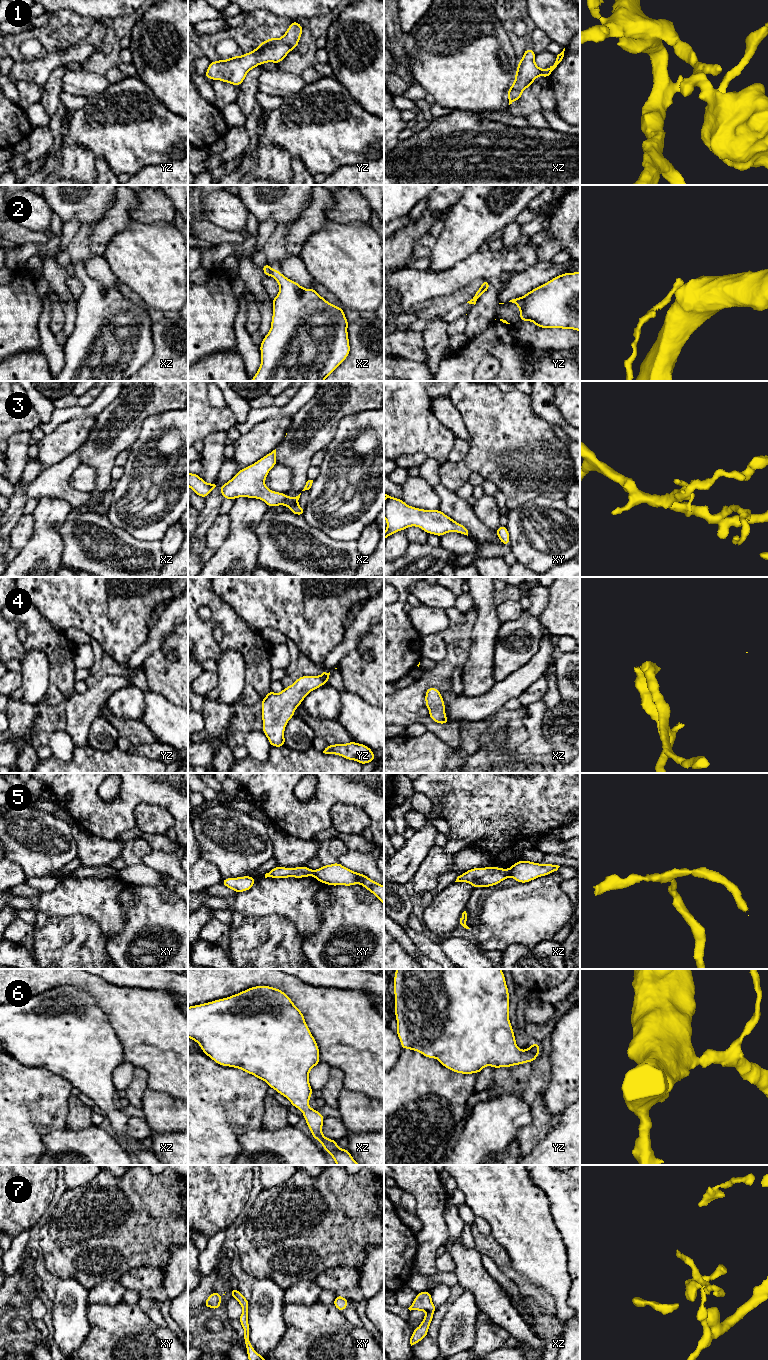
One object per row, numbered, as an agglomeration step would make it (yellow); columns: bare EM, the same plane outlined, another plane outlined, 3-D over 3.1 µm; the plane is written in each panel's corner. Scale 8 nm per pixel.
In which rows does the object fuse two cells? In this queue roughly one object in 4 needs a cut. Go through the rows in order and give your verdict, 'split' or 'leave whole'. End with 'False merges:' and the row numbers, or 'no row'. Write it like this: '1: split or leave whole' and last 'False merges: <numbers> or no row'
1: leave whole
2: split
3: leave whole
4: leave whole
5: split
6: leave whole
7: split
False merges: 2, 5, 7

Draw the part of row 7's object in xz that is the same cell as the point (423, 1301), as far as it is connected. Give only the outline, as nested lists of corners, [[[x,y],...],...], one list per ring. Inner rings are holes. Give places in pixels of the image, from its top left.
[[[423,1291],[417,1293],[413,1303],[408,1309],[410,1311],[417,1310],[417,1311],[426,1311],[426,1312],[434,1313],[437,1307],[435,1307],[432,1302],[431,1293],[429,1293],[428,1291]]]

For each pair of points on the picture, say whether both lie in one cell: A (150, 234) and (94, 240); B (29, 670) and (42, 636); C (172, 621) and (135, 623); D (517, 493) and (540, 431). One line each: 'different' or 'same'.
A: different
B: different
C: different
D: same

